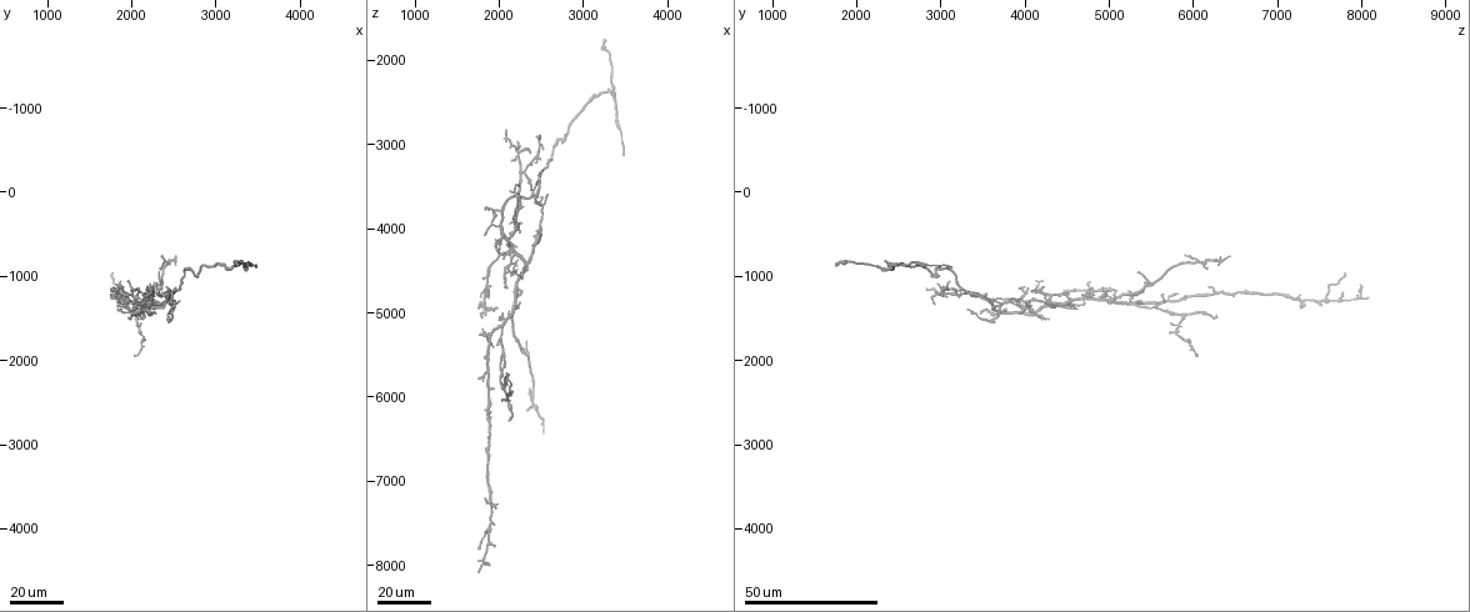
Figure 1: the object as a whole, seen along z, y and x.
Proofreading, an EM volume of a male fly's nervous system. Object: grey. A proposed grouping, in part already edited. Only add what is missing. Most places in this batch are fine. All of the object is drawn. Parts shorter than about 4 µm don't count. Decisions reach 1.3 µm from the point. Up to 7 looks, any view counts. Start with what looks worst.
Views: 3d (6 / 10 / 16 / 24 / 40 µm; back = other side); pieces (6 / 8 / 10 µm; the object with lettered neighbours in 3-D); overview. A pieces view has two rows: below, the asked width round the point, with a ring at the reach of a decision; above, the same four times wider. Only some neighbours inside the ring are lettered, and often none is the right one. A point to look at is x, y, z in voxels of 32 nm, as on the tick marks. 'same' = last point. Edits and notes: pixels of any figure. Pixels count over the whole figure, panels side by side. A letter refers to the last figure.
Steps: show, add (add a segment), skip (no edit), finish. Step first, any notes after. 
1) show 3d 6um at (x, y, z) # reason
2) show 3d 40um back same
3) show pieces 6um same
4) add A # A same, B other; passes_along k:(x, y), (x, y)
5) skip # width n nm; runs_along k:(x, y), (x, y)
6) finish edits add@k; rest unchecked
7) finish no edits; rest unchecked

show 3d 40um at (2000, 1500, 4250) # free end

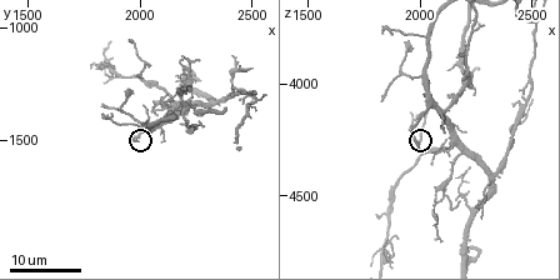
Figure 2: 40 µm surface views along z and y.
show pieces 10um at (1980, 1500, 4280)

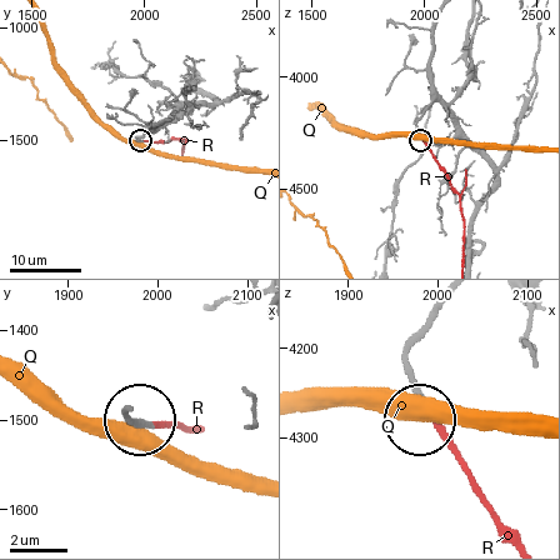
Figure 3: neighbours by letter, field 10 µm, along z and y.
add R # Q other, R same; the neuron continues

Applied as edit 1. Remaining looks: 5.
show overview

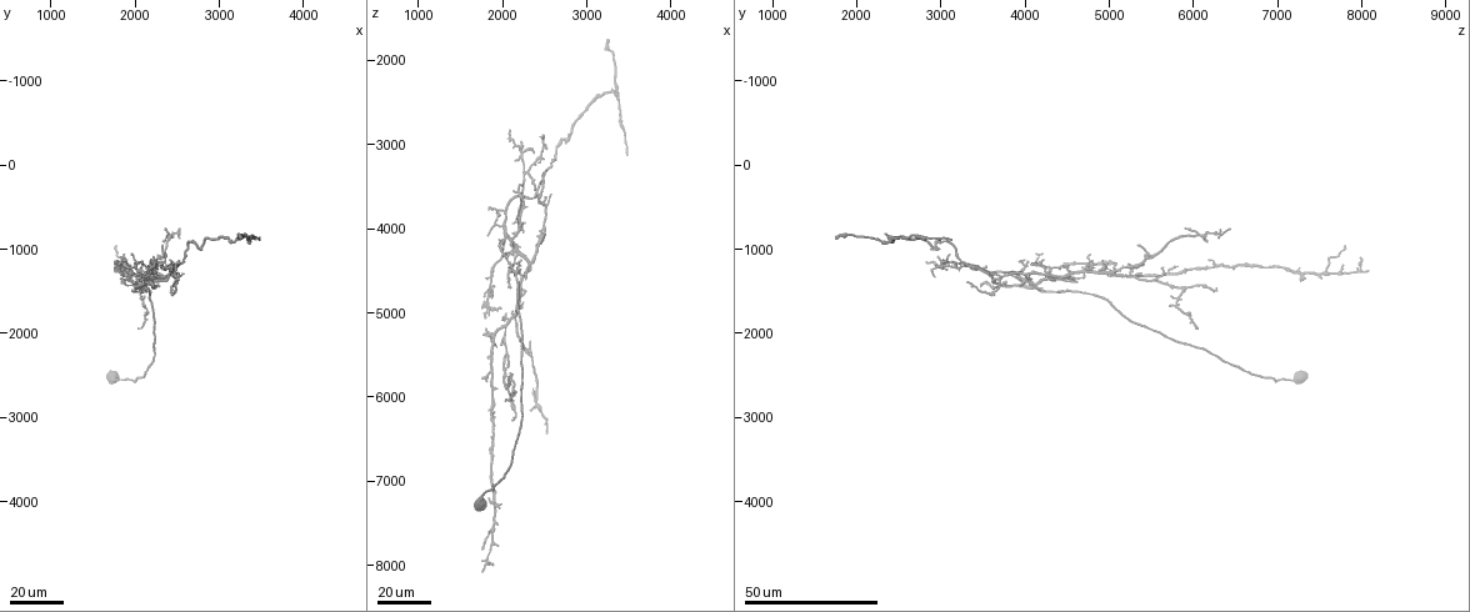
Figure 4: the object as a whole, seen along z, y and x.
show 3d 24um at (3250, 850, 1800) # free end

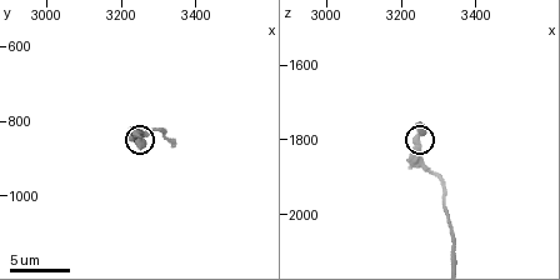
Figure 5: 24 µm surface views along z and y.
show 3d 6um at (3250, 870, 1760) # zoom in

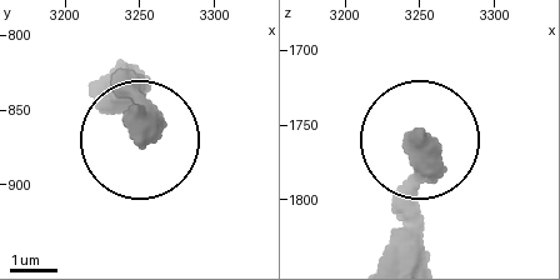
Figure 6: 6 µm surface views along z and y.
show pieces 10um at (3254, 872, 1758)

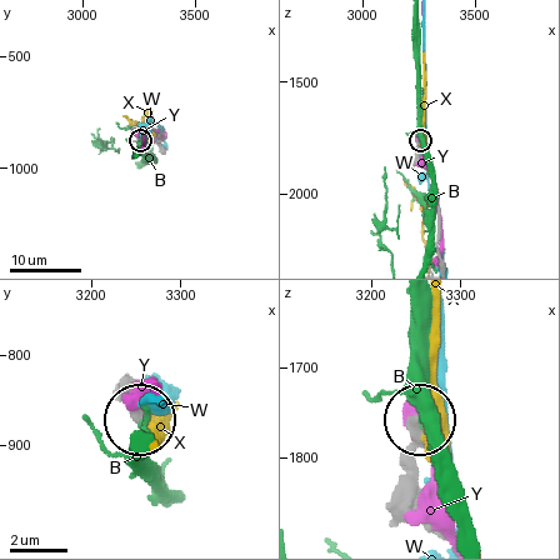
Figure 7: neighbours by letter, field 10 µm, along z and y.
skip # B other, W other, X other, Y other; none of them fits

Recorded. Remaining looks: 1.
finish edits add@3; rest unchecked

